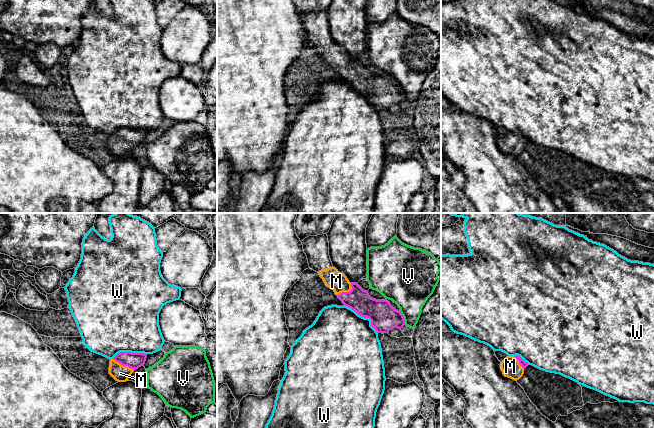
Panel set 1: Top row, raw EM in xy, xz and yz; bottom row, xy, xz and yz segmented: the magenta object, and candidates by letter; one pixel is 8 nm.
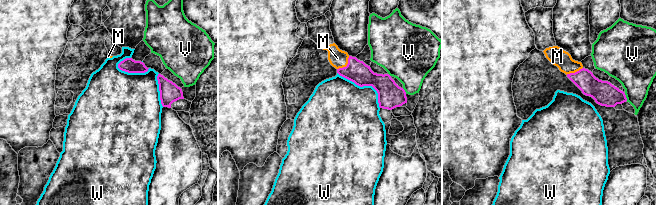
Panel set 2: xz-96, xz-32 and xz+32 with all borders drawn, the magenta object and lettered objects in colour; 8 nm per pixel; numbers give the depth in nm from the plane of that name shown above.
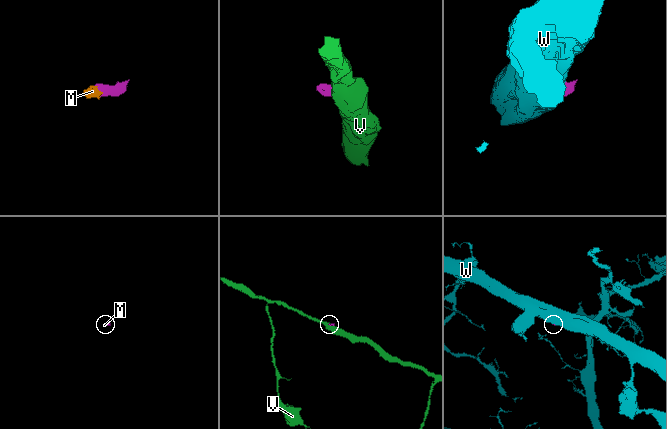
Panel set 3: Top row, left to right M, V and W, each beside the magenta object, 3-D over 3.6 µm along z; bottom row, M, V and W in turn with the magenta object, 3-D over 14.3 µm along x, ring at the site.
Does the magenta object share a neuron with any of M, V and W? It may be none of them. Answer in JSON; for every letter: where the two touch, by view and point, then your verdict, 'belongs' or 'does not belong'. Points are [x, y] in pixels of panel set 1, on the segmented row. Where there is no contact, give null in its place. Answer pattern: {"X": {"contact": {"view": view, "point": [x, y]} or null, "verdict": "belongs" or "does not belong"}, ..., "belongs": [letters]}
{"M": {"contact": {"view": "xz", "point": [346, 292]}, "verdict": "belongs"}, "V": {"contact": {"view": "xz", "point": [403, 318]}, "verdict": "does not belong"}, "W": {"contact": {"view": "xz", "point": [364, 317]}, "verdict": "does not belong"}, "belongs": ["M"]}

